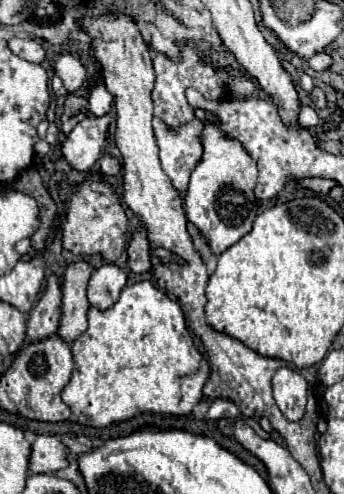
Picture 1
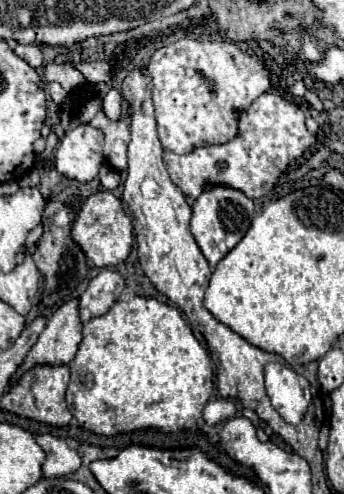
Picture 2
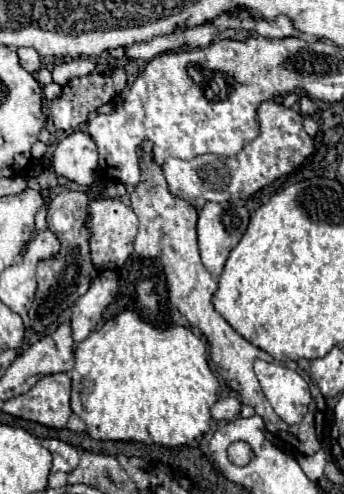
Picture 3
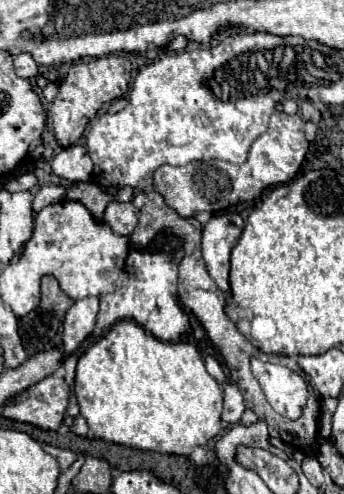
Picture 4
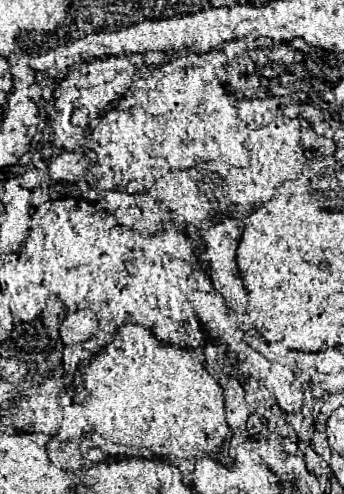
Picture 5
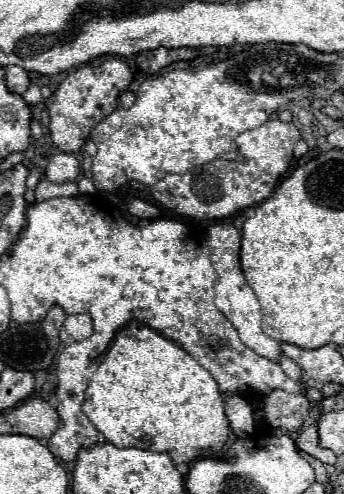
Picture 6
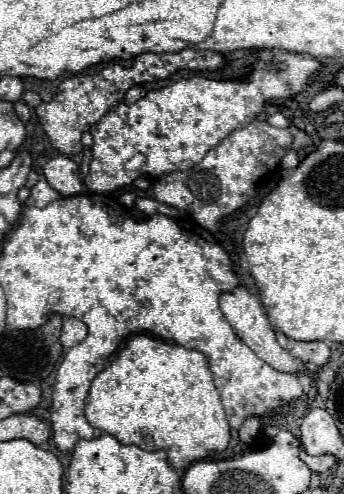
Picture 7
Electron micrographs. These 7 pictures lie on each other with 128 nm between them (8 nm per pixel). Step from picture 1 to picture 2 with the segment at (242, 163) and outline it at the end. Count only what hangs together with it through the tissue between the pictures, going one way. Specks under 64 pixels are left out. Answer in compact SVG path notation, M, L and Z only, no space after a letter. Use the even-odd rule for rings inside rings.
M204 186L210 190L204 190L192 204L192 218L190 218L190 230L192 236L196 238L202 254L206 256L208 264L214 268L222 256L226 256L246 234L250 228L252 216L254 216L254 202L244 196L244 192L234 190L234 188L224 188L224 186Z

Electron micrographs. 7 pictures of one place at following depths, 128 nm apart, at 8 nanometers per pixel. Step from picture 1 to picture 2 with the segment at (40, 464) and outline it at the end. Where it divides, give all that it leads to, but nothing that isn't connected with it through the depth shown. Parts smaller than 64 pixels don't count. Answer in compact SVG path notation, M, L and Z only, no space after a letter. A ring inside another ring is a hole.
M38 434L36 442L46 454L46 460L42 464L42 474L46 478L60 478L80 468L80 456L66 444L66 440L52 434Z

